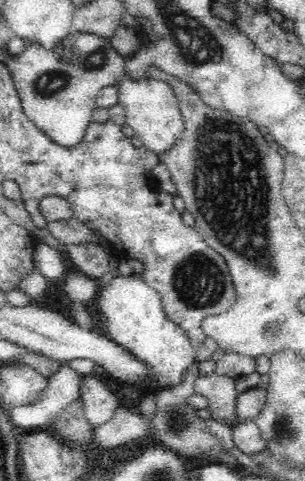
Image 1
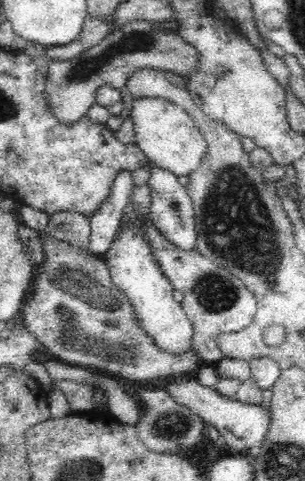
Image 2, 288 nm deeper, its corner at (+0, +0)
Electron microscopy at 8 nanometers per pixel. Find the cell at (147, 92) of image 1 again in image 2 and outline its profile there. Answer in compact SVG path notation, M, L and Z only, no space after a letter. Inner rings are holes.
M142 98L134 102L132 116L138 148L144 150L148 160L176 176L190 176L194 170L198 170L198 166L202 166L208 154L208 142L184 108L162 98Z

